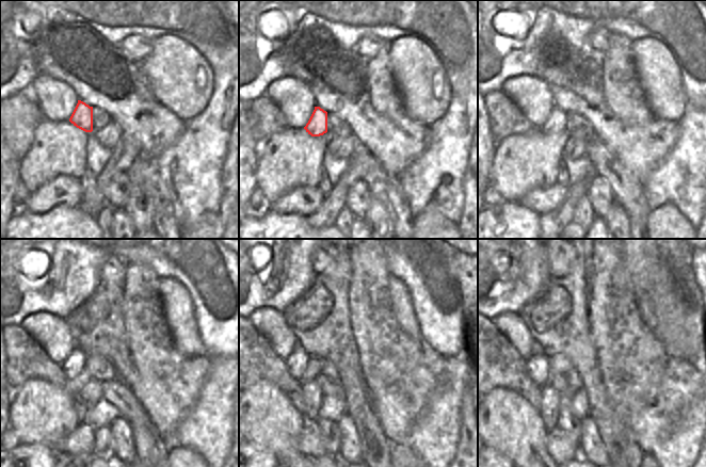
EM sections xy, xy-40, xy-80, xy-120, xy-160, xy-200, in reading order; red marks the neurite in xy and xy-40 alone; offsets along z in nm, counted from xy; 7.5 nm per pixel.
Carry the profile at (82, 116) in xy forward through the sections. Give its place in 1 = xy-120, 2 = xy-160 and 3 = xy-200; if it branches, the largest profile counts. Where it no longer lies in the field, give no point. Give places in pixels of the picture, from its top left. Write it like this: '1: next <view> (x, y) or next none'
1: next xy-120 (76, 364)
2: next xy-160 (297, 364)
3: next xy-200 (538, 365)

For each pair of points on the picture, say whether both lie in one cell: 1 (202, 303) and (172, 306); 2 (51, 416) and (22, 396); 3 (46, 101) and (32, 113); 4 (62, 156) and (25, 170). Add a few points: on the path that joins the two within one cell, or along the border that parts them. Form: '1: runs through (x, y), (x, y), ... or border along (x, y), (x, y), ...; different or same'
1: border along (185, 287), (190, 295), (197, 328); different
2: runs through (44, 413), (41, 413), (30, 402); same
3: border along (30, 84), (42, 114); different
4: runs through (52, 156), (49, 156), (34, 170); same

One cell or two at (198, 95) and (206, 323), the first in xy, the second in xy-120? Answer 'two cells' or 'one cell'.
two cells

